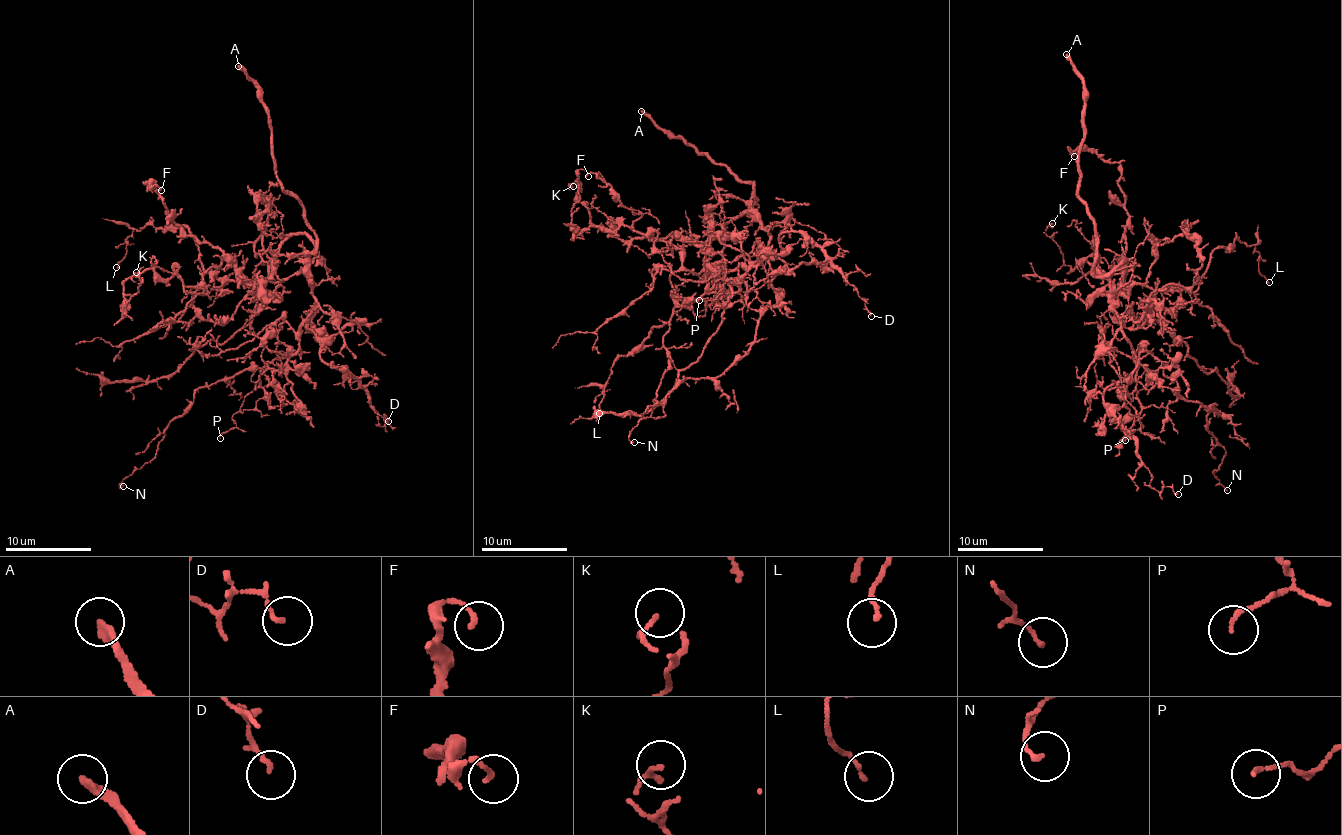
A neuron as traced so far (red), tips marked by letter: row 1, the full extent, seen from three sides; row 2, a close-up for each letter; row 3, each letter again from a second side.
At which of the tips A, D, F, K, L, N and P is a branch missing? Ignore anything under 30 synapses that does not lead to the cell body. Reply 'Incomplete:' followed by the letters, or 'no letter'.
Incomplete: A

